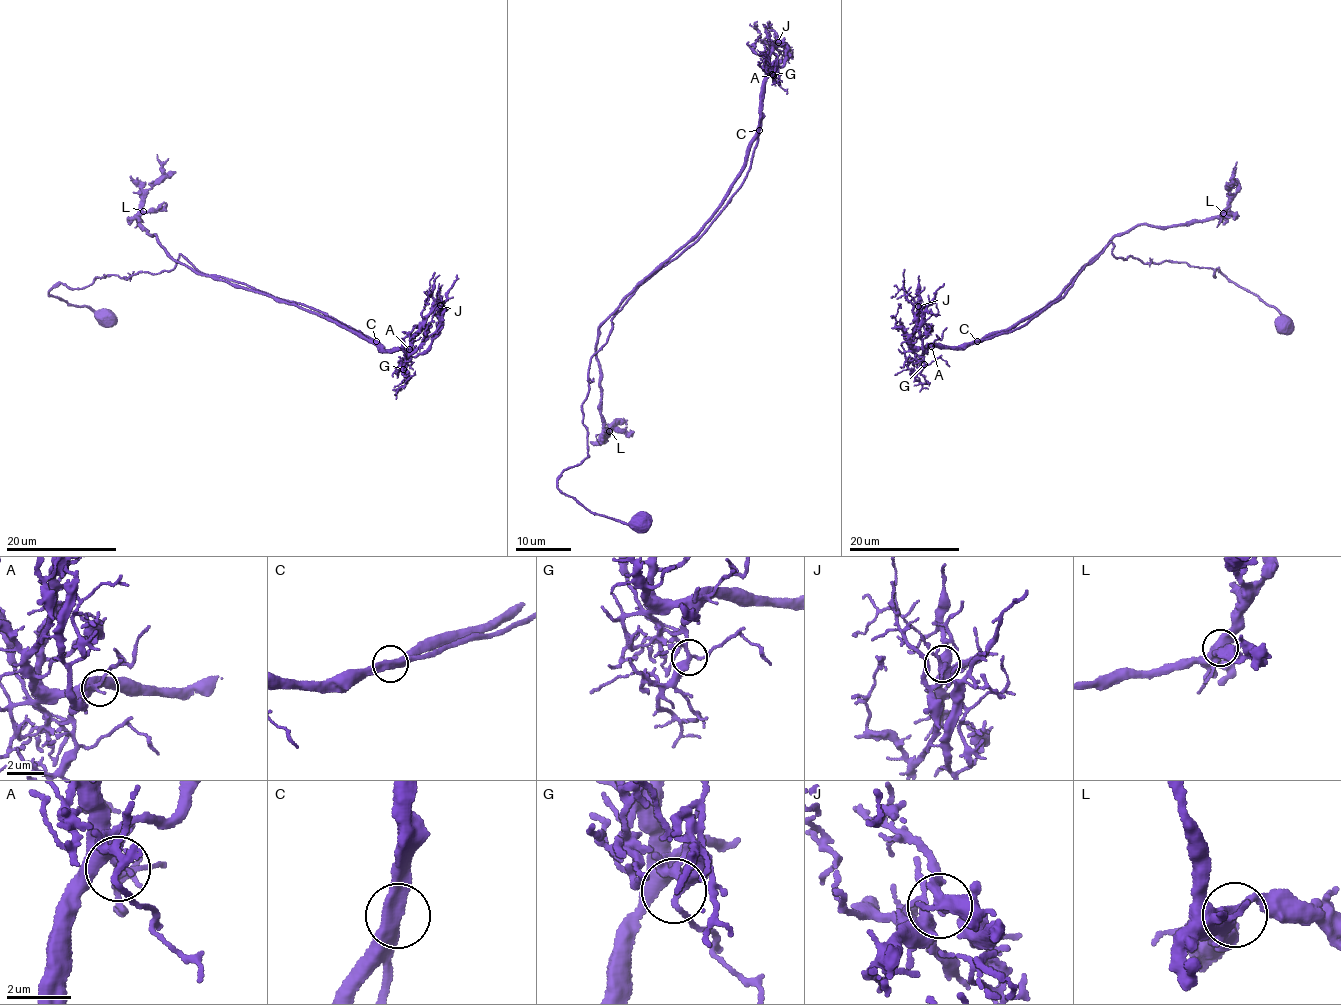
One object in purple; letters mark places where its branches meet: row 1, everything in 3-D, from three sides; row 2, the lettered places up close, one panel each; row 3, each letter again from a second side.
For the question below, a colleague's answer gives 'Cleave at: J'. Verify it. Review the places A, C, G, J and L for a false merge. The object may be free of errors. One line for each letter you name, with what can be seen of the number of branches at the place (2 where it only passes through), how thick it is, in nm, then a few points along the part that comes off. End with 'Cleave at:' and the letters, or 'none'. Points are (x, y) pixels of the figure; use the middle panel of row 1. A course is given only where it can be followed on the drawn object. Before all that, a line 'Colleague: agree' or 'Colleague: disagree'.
Colleague: disagree
Cleave at: none

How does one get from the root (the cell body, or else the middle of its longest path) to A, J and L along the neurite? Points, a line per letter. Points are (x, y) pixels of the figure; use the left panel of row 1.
A: (221, 276), (281, 302), (314, 311), (390, 353), (409, 349)
J: (221, 276), (281, 302), (314, 311), (390, 353), (397, 350), (409, 353), (410, 337), (440, 305)
L: (221, 276), (201, 275), (167, 253), (156, 236), (138, 224), (137, 219), (143, 211)

